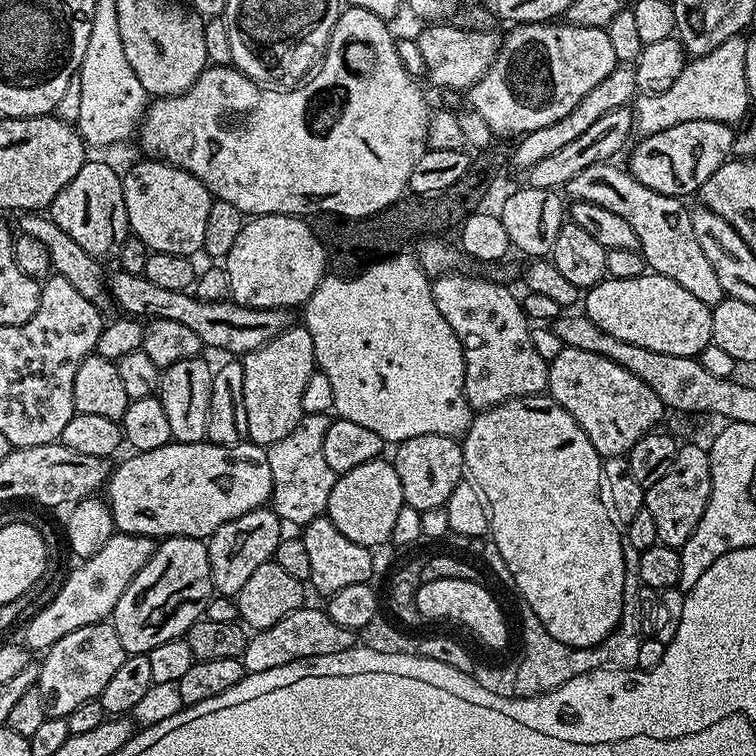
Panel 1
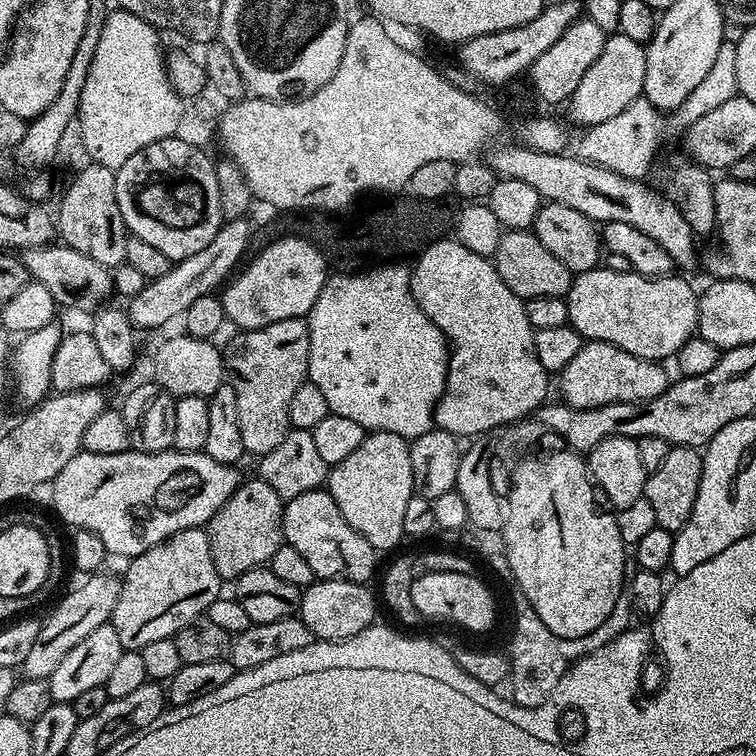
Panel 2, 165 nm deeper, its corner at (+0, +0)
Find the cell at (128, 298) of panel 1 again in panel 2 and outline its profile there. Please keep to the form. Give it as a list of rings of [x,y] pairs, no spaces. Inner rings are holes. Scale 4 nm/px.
[[[53,242],[41,248],[23,249],[22,259],[29,277],[35,283],[46,286],[56,299],[57,305],[77,308],[80,312],[95,313],[96,309],[105,303],[108,295],[113,295],[113,273],[94,258],[86,258],[78,250],[69,248],[63,242]]]

